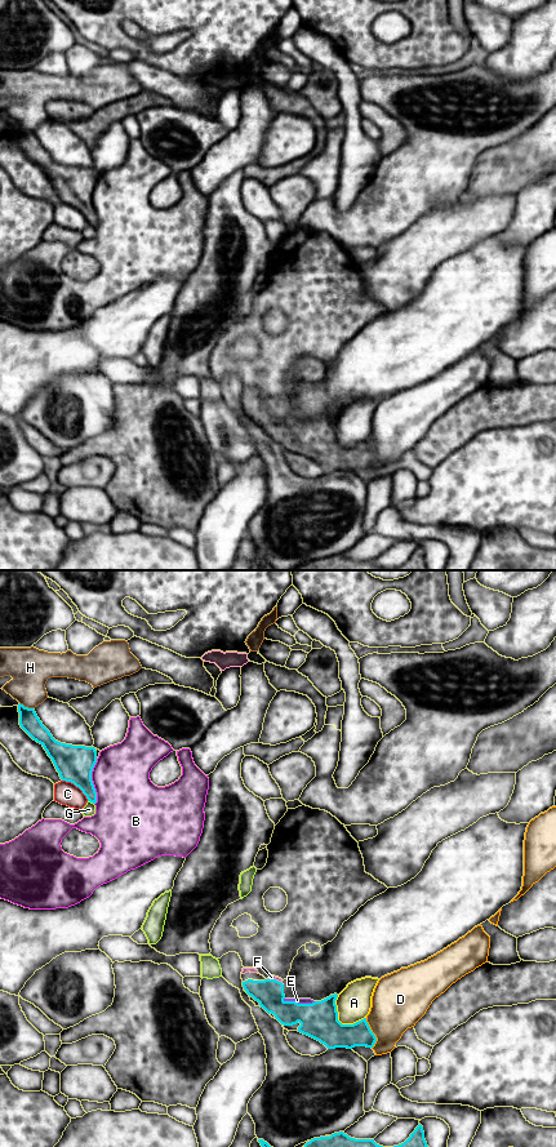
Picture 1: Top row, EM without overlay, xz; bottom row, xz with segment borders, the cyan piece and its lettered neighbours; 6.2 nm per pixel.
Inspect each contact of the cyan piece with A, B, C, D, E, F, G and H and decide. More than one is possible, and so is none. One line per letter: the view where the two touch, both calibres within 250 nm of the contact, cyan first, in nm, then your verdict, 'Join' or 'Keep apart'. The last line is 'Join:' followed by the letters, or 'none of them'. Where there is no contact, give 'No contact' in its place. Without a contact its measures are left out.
A: Touches cyan in xz. Thickness 220 nm (cyan) against 220 nm. Keep apart
B: Touches cyan in xz. Thickness 220 nm (cyan) against 380 nm. Keep apart
C: Touches cyan in xz. Thickness 220 nm (cyan) against 140 nm. Keep apart
D: Touches cyan in xz. Thickness 170 nm (cyan) against 340 nm. Keep apart
E: Touches cyan in xz. Thickness 220 nm (cyan) against 30 nm. Join
F: Touches cyan in xz. Thickness 180 nm (cyan) against 30 nm. Join
G: Touches cyan in xz. Thickness 220 nm (cyan) against 80 nm. Keep apart
H: Touches cyan in xz. Thickness 120 nm (cyan) against 260 nm. Keep apart
Join: E, F

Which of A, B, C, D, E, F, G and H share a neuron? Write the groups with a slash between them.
A / B / C / D / E F / G / H

